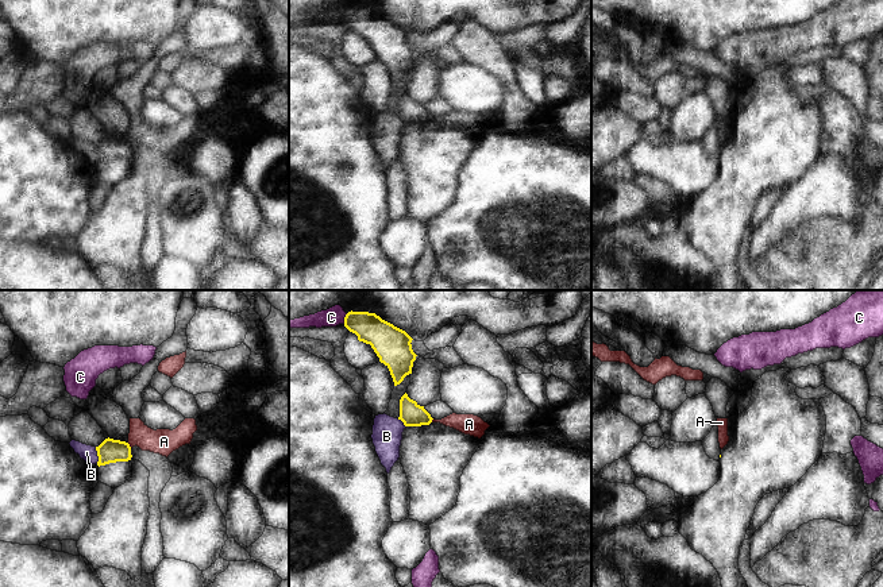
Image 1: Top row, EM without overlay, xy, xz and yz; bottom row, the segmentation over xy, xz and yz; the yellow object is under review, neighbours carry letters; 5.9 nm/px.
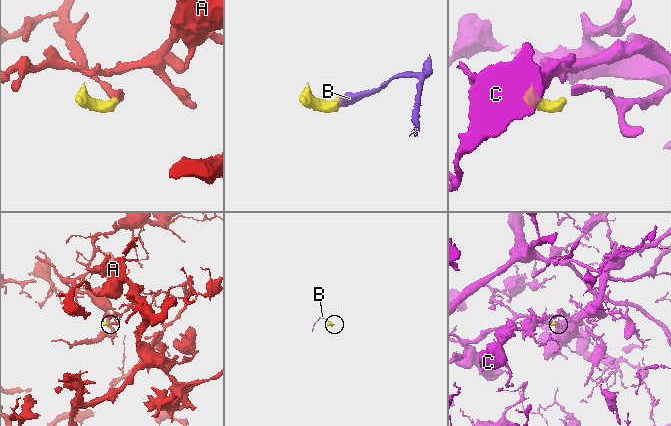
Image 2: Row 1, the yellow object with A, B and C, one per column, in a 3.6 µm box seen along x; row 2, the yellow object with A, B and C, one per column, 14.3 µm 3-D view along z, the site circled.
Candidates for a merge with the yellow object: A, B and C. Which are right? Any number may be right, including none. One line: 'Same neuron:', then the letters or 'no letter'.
Same neuron: no letter

